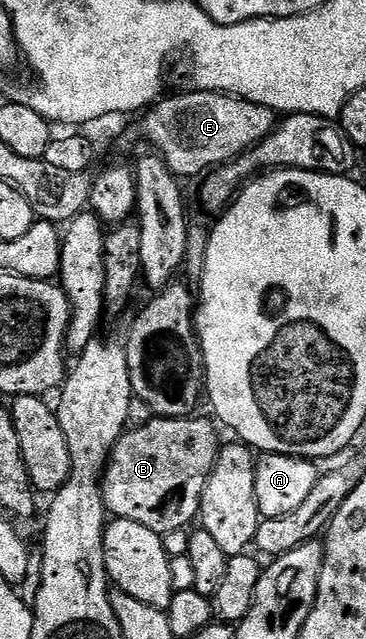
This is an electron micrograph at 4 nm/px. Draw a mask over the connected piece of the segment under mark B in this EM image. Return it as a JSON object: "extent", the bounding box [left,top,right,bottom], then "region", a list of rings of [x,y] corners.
{"extent":[103,418,221,537],"region":[[[153,418],[148,424],[140,424],[124,432],[111,452],[111,459],[107,461],[107,471],[103,473],[103,501],[112,517],[141,522],[141,526],[149,526],[149,530],[162,537],[196,523],[201,494],[215,465],[221,439],[218,432],[220,429],[214,423],[211,425],[207,420],[195,419]]]}

